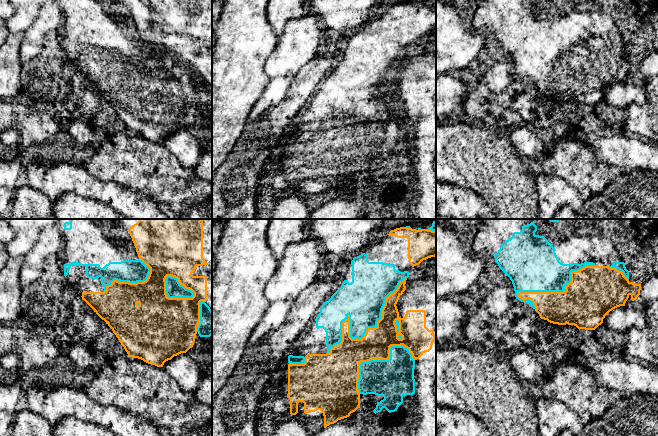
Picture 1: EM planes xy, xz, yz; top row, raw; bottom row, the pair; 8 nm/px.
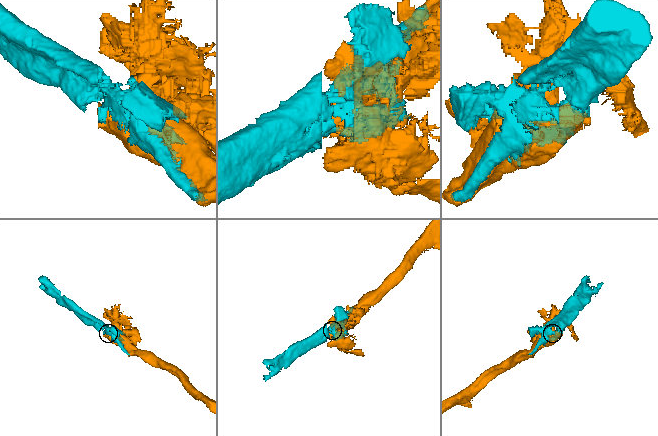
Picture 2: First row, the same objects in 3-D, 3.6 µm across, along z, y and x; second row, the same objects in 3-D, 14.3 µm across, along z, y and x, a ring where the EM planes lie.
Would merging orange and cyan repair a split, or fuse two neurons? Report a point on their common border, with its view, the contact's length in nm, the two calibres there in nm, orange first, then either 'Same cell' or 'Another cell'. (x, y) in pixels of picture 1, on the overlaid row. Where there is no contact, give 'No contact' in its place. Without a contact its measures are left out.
Touches orange at xz (360, 339). Shared border 900 nm. Thickness 280 nm (orange) against 280 nm. Same cell

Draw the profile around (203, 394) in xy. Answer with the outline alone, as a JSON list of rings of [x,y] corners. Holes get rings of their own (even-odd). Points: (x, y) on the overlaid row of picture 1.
[[[204,375],[196,391],[193,393],[195,399],[204,405],[212,407],[212,377]]]

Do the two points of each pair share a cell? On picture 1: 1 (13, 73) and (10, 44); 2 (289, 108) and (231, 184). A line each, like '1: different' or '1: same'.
1: same
2: same

